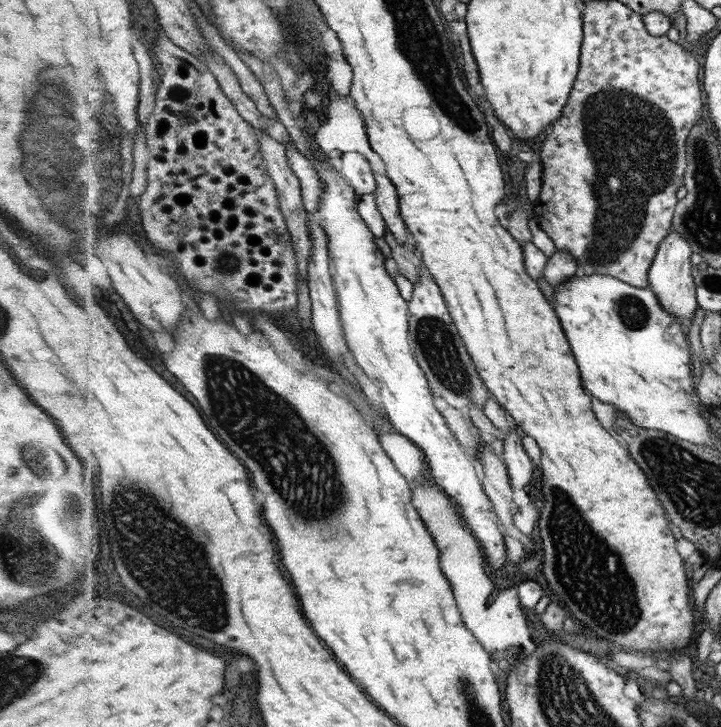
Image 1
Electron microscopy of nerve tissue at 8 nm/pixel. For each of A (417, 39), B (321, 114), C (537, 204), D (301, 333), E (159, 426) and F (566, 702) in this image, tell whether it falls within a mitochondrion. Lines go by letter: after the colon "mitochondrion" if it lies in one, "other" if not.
A: mitochondrion
B: other
C: other
D: other
E: other
F: mitochondrion

